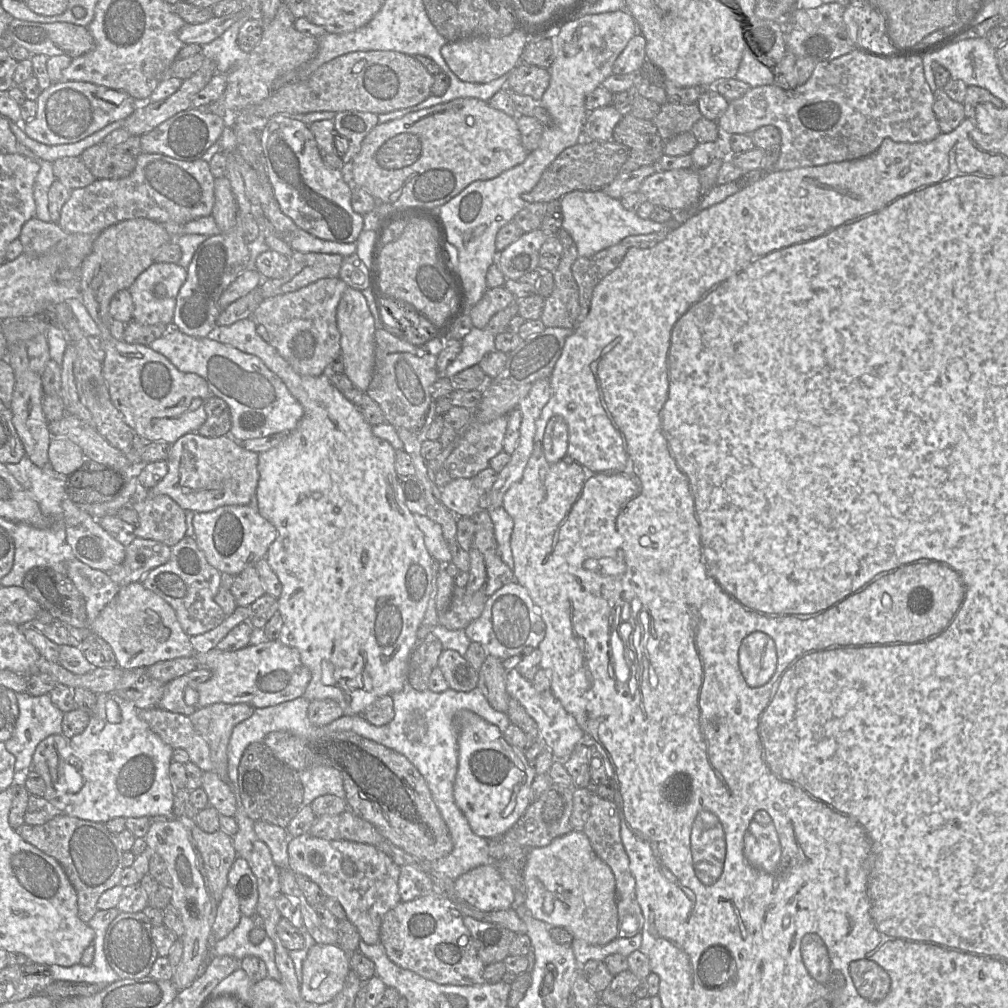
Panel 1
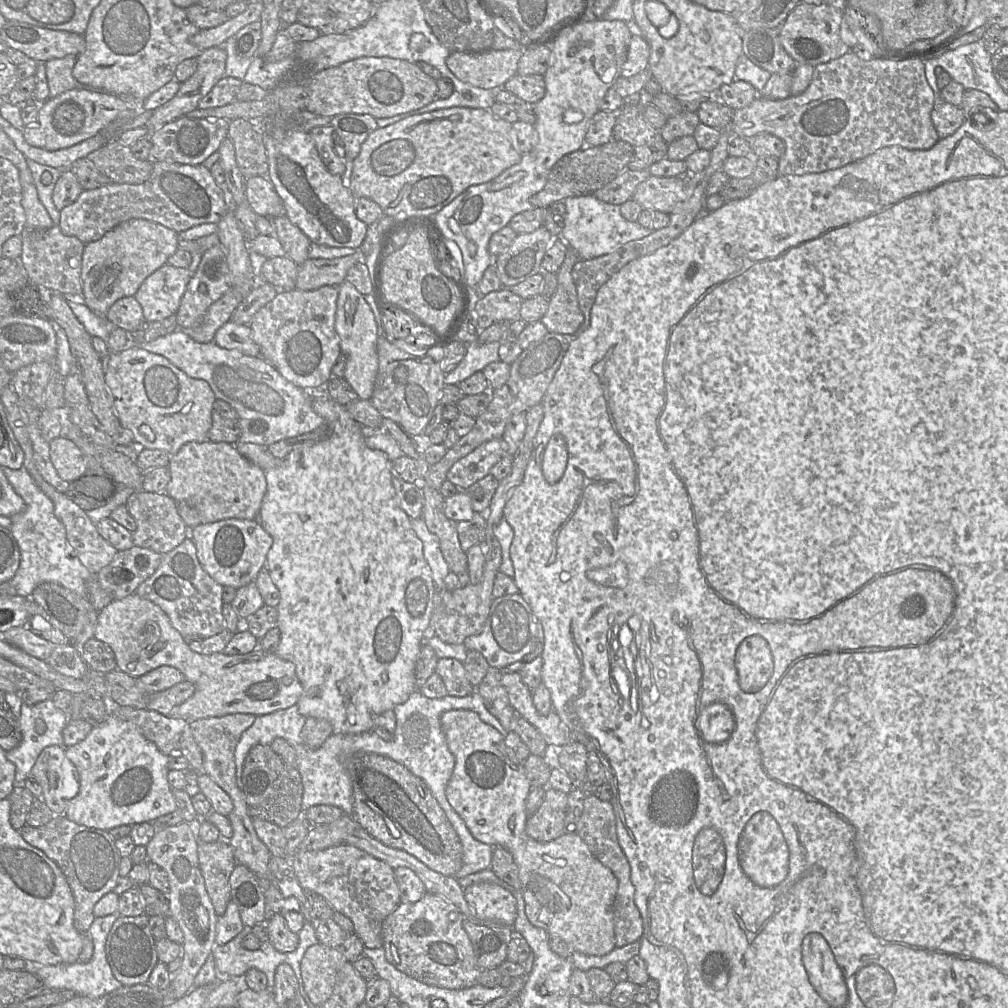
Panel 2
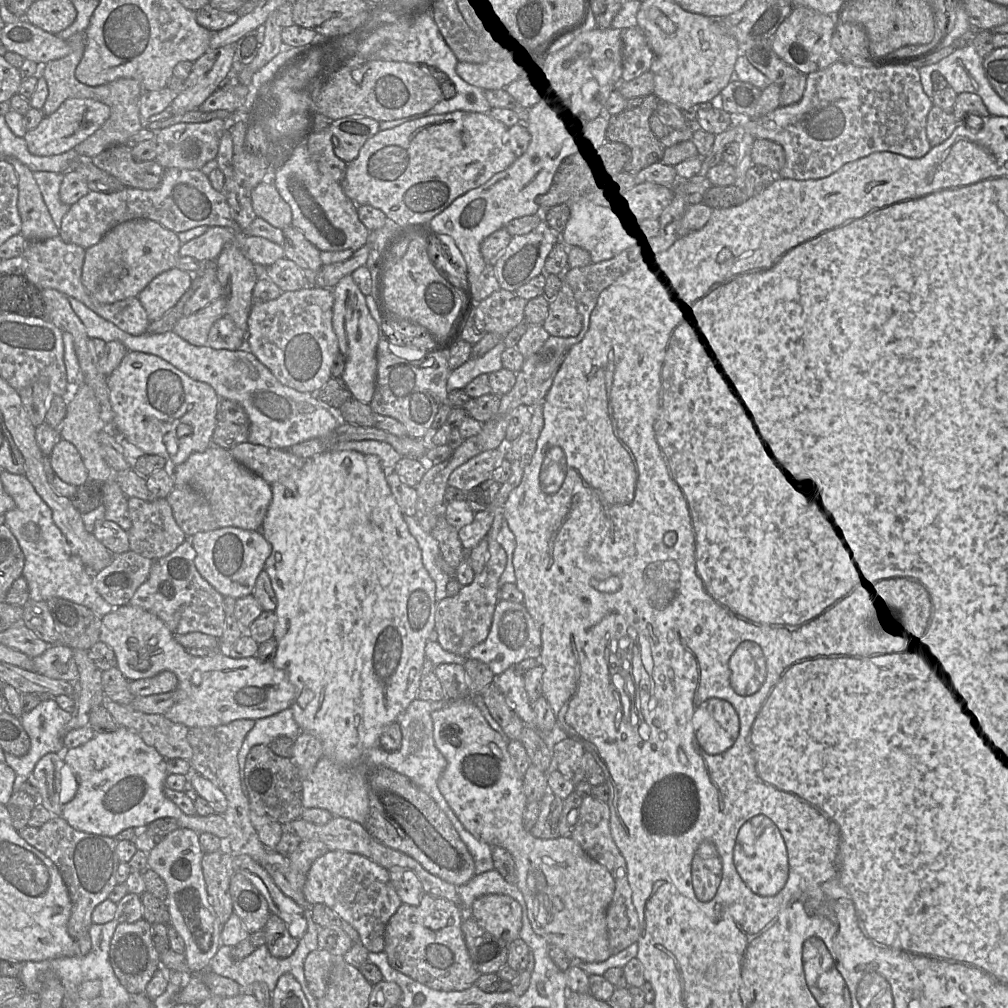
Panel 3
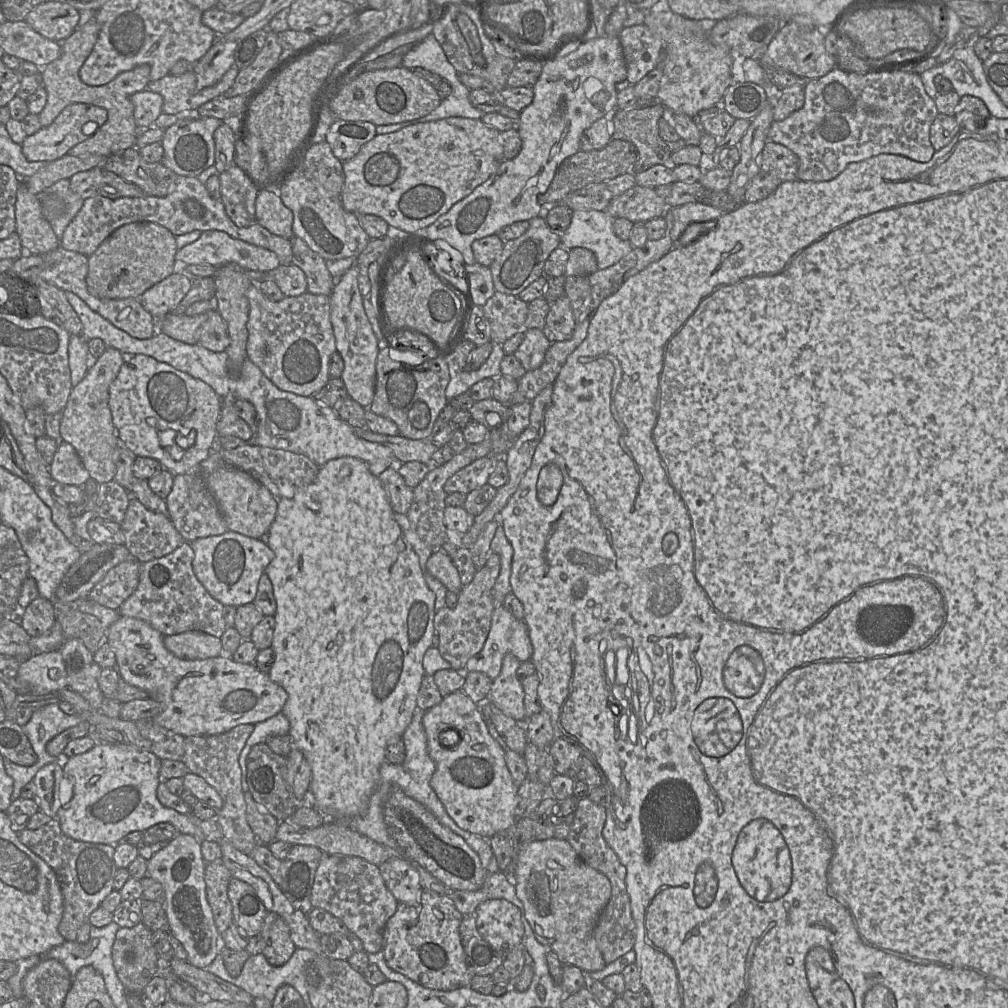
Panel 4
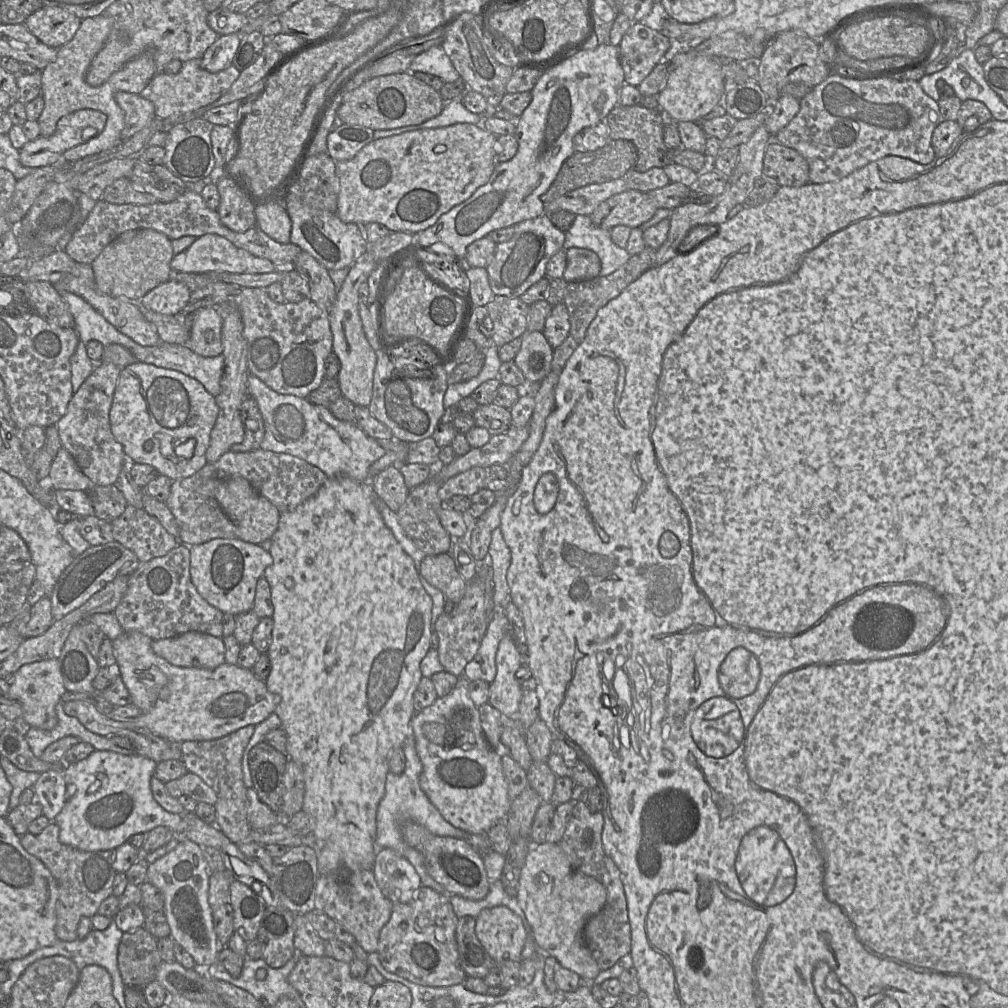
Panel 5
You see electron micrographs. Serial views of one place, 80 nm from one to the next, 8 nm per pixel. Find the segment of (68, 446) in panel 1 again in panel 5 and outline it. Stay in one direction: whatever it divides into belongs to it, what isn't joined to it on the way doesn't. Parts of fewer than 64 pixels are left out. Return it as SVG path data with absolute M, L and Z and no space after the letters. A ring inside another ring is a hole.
M61 447L51 464L48 487L52 490L88 492L93 486L72 455Z

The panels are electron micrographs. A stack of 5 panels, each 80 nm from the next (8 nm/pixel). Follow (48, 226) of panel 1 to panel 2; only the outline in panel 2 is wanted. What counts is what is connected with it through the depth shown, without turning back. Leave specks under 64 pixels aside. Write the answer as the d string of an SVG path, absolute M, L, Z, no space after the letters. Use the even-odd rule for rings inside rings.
M58 225L46 230L25 227L20 236L22 239L20 261L30 283L82 300L81 270L85 244L74 236L63 234Z

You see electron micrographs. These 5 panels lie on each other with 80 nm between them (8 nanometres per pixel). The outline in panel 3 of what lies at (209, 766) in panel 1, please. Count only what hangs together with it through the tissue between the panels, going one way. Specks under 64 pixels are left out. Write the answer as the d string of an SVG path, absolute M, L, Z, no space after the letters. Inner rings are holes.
M105 693L102 705L120 726L124 726L137 733L147 745L155 748L166 760L180 758L189 761L192 758L192 747L187 739L189 728L184 724L172 722L161 714L146 714L136 711L131 704L118 704L106 699Z

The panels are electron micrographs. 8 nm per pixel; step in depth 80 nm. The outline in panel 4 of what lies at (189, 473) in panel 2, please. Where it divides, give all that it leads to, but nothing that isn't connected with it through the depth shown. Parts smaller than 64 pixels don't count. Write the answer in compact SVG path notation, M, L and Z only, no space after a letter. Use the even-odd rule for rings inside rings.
M214 448L209 457L198 467L198 473L217 501L228 530L261 539L263 535L267 535L276 517L277 501L270 491L250 474L226 464L221 458L221 450L223 449Z

